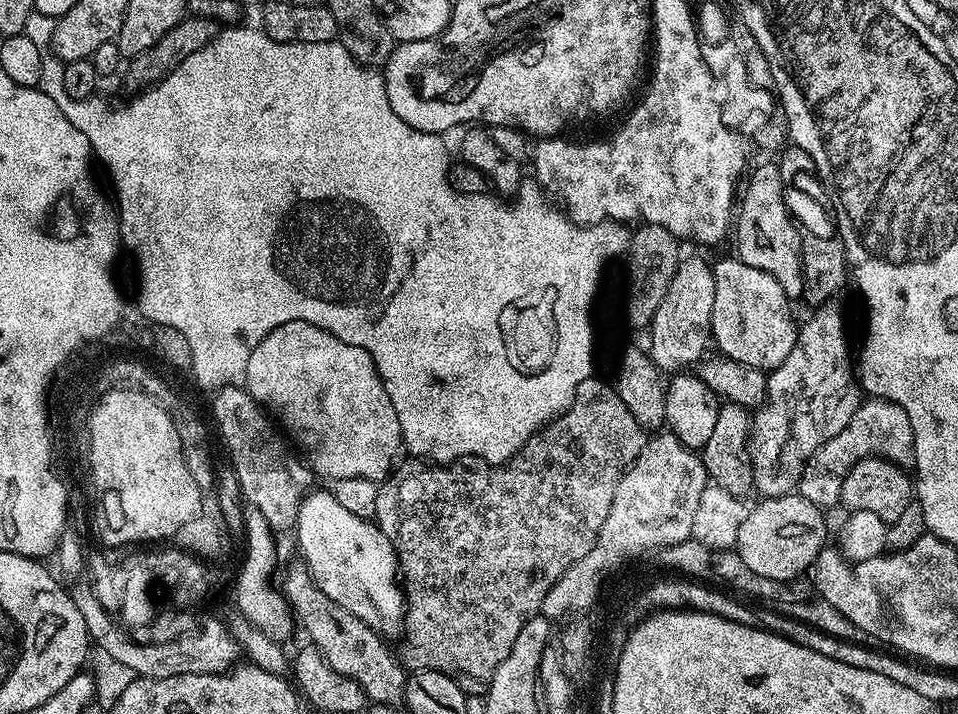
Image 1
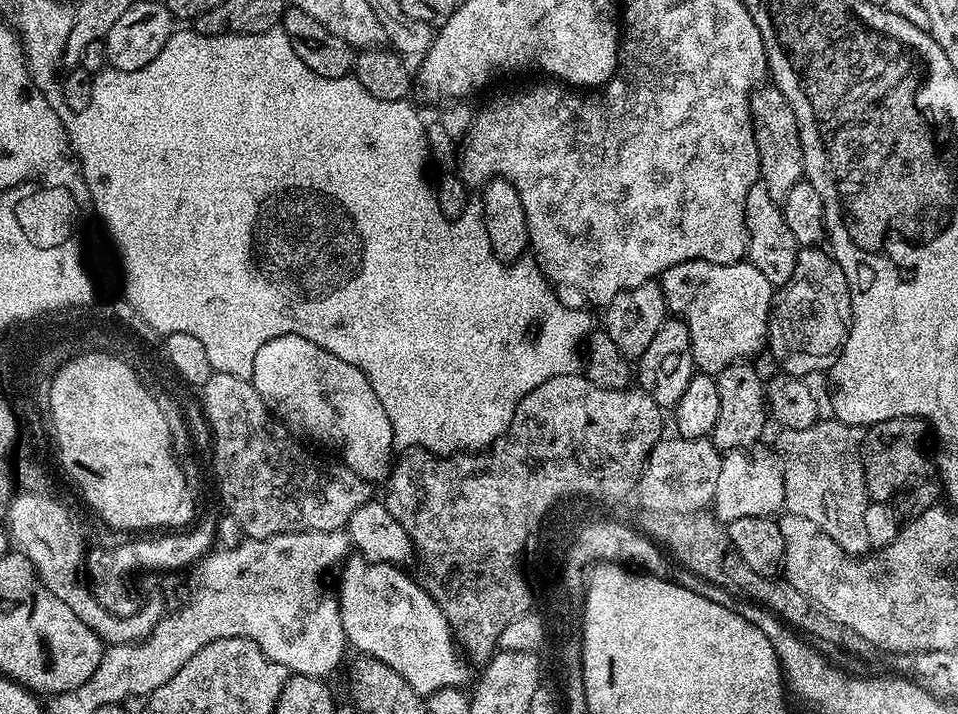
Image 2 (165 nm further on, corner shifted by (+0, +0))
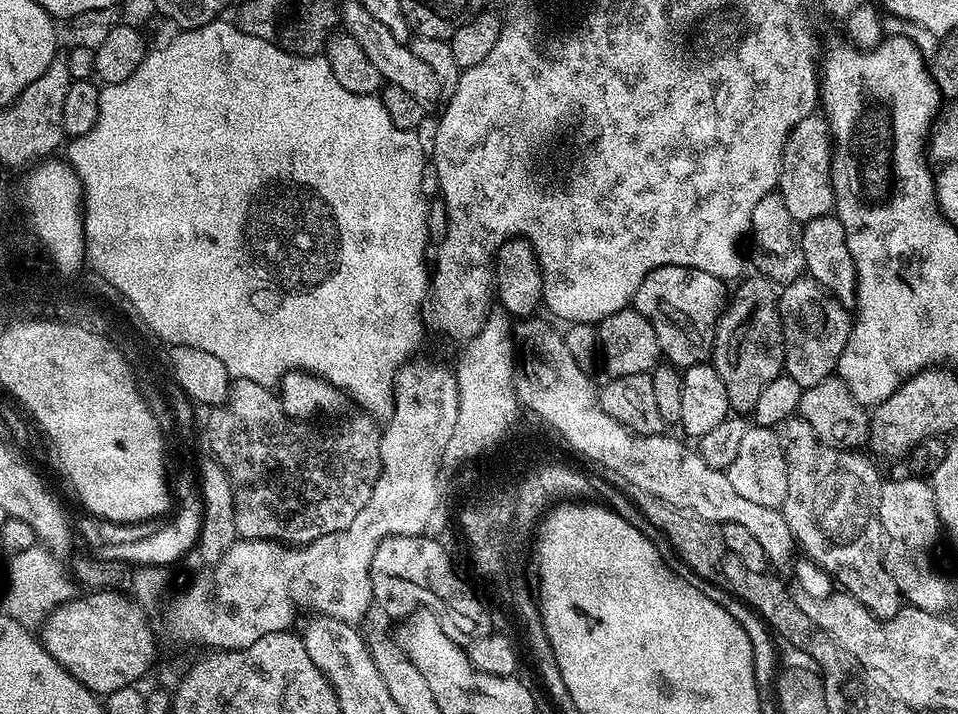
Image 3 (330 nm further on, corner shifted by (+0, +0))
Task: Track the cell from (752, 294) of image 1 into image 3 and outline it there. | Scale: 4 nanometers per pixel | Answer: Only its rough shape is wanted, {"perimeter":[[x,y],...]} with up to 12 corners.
{"perimeter":[[663,264],[634,307],[683,370],[711,357],[725,281]]}

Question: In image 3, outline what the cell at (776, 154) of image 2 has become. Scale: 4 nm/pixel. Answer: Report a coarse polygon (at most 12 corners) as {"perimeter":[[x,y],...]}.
{"perimeter":[[802,118],[788,134],[778,191],[798,221],[829,215],[832,127]]}

